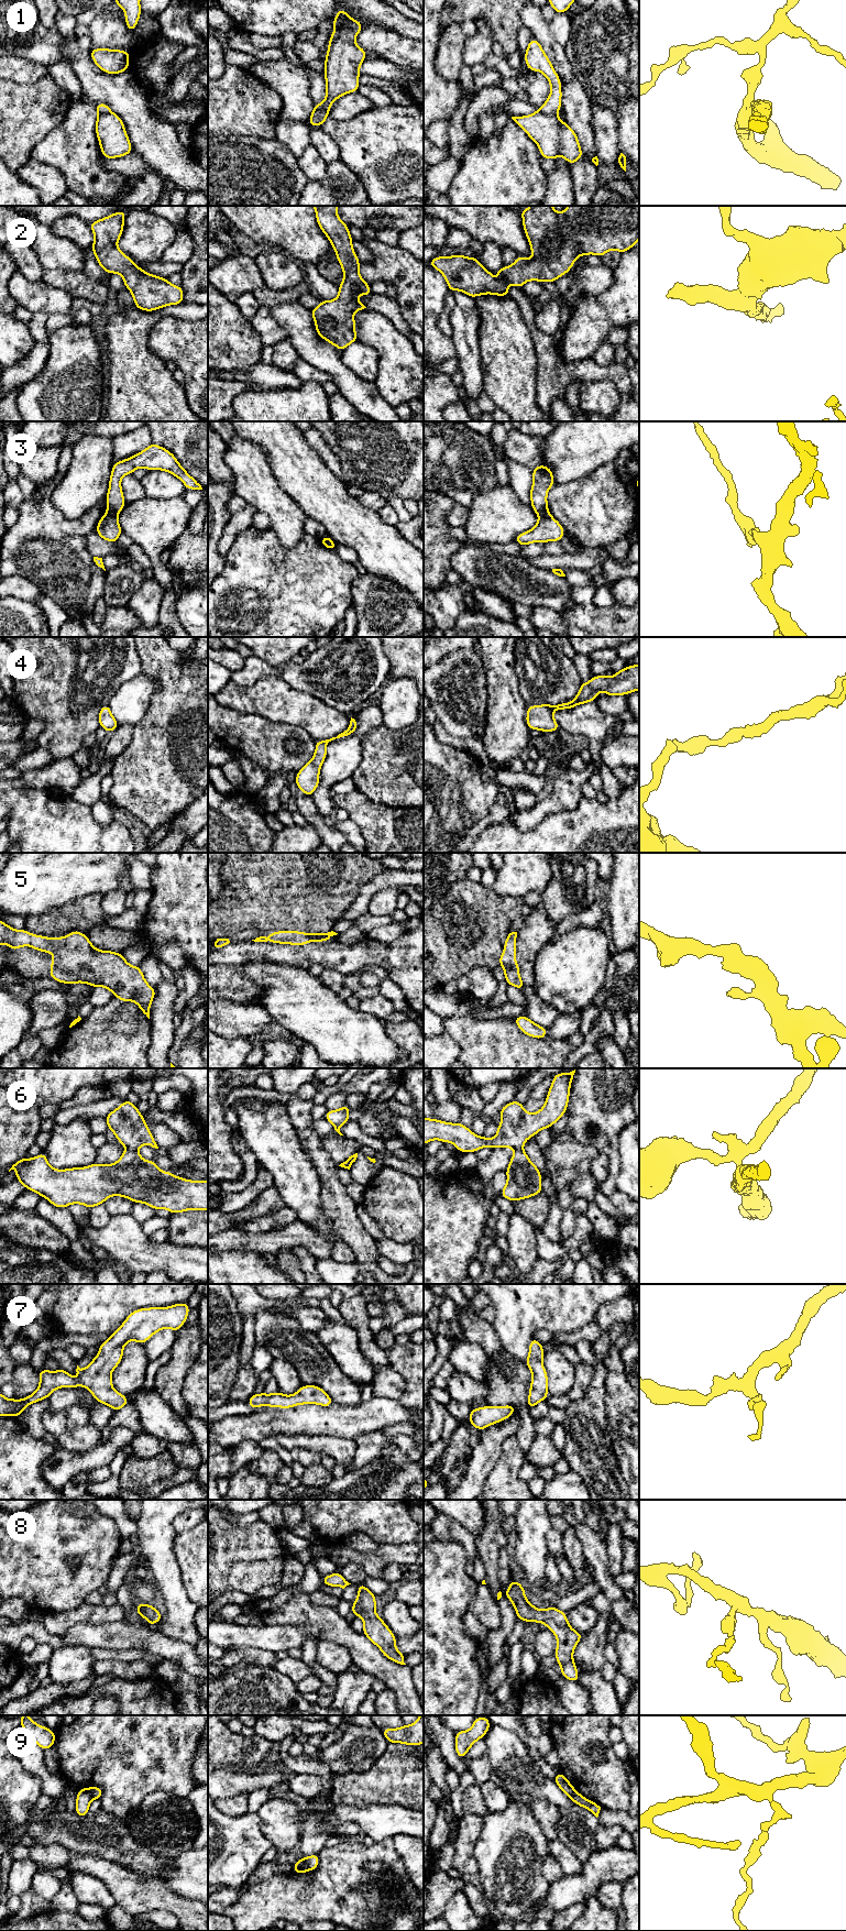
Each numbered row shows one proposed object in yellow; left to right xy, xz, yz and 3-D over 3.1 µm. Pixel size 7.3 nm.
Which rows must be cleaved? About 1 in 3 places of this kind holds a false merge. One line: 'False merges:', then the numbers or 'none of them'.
False merges: 1, 3, 6, 9

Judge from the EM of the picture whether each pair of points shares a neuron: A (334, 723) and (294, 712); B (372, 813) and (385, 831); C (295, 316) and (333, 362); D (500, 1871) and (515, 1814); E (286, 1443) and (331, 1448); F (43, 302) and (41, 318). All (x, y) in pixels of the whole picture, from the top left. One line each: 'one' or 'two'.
A: one
B: one
C: one
D: one
E: one
F: two

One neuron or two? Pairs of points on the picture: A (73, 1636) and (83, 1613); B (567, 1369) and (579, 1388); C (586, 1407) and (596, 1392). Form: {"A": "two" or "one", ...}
{"A": "two", "B": "two", "C": "one"}

